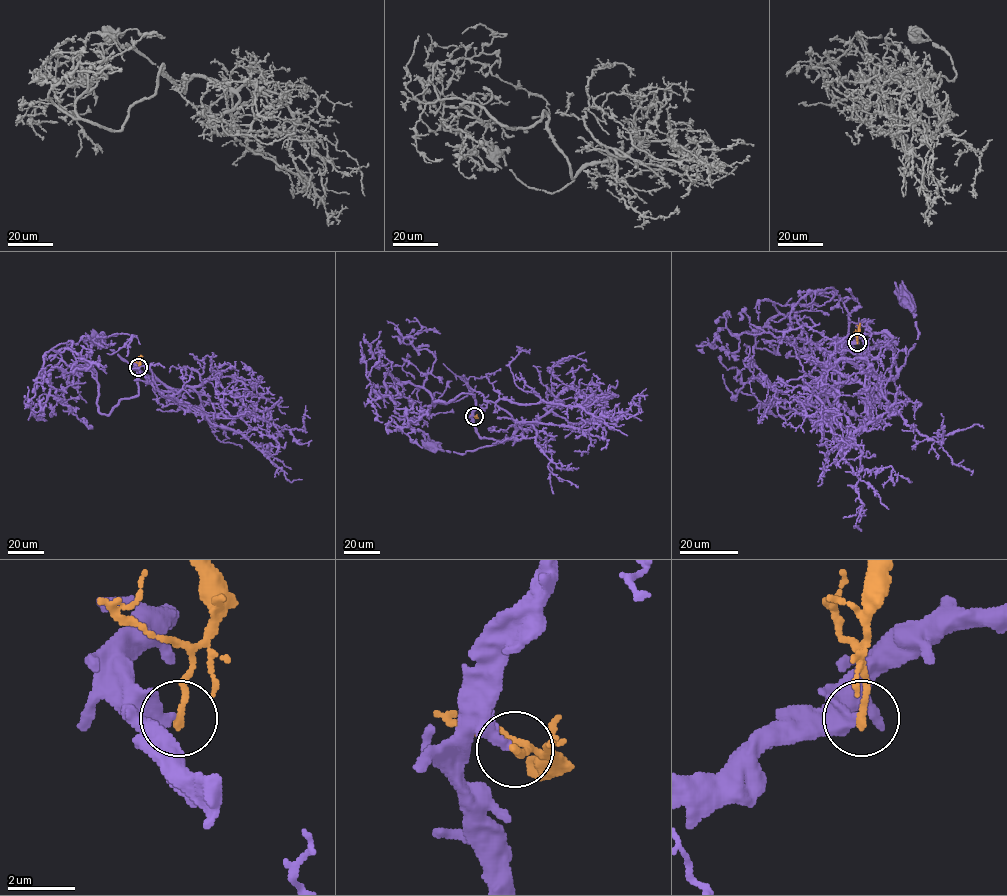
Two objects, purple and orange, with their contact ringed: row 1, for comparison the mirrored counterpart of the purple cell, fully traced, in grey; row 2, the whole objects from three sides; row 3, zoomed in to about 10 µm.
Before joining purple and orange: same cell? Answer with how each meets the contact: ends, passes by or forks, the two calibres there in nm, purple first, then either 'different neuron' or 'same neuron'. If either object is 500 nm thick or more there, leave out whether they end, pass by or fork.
purple ends; orange ends; calibres 360 and 200 nm; different neuron

